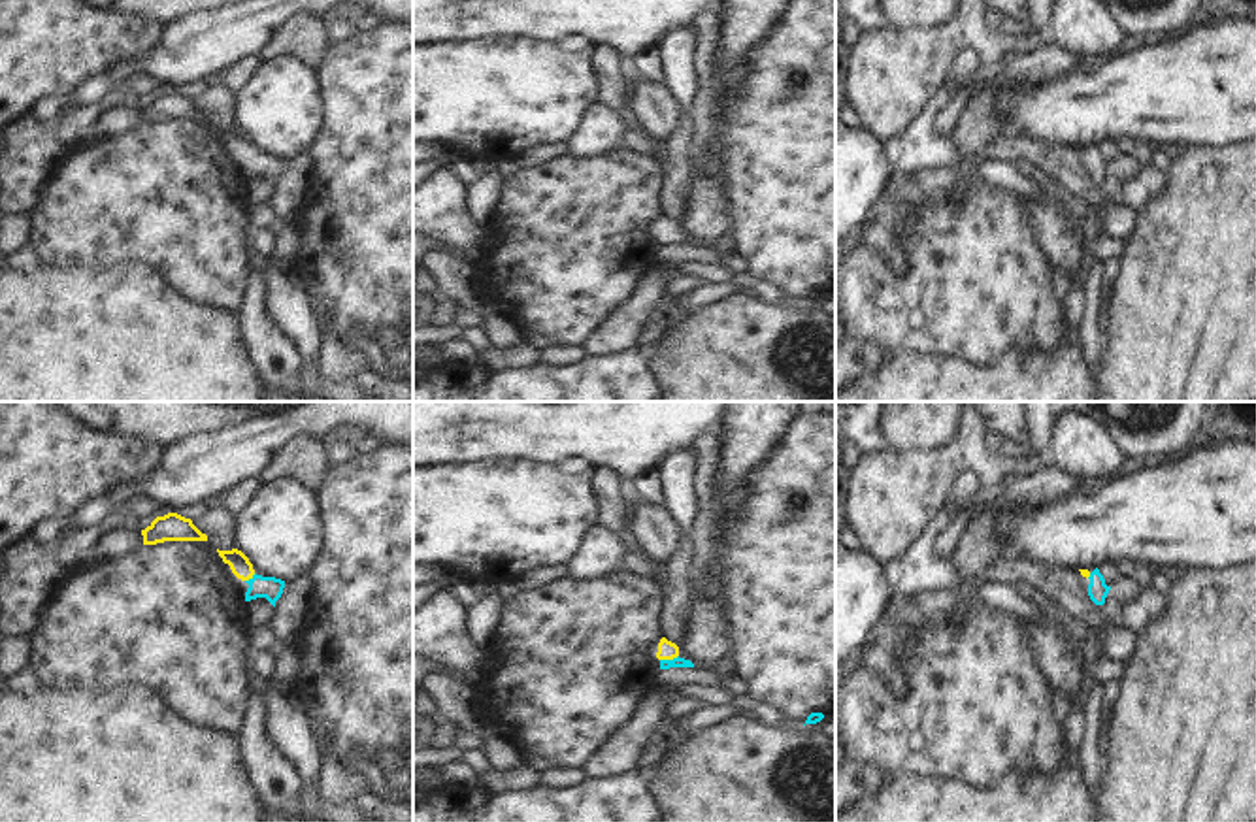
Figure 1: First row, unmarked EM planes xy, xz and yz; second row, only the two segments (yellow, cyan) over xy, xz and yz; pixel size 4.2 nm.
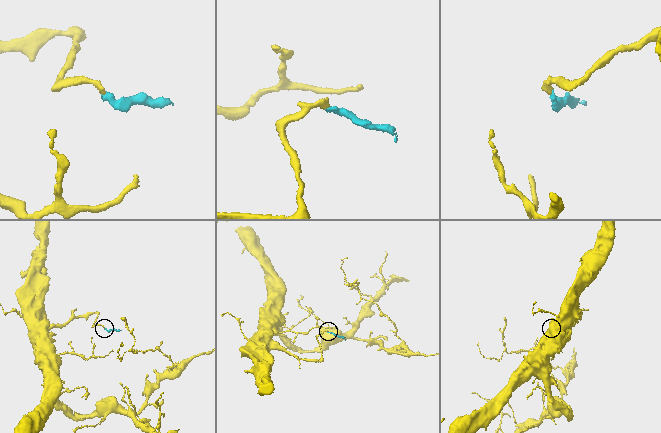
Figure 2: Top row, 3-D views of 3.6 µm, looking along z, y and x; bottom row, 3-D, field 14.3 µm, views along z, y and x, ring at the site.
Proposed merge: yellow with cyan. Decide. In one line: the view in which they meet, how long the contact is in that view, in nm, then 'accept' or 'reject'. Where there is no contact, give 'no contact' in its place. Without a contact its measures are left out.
contact in xz; length 80 nm; accept

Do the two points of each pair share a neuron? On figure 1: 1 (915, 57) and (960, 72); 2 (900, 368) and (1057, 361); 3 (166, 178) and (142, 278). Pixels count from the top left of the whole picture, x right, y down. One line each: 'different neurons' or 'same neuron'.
1: different neurons
2: same neuron
3: different neurons

